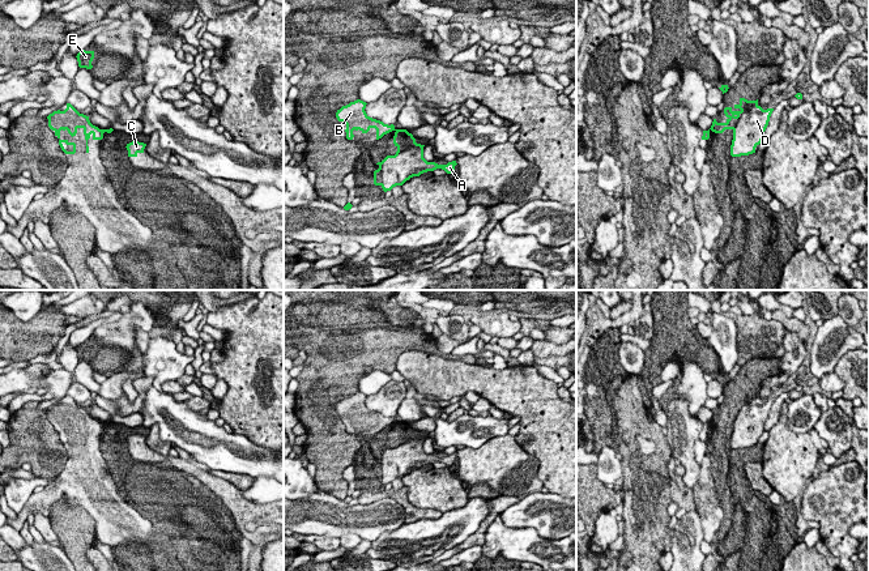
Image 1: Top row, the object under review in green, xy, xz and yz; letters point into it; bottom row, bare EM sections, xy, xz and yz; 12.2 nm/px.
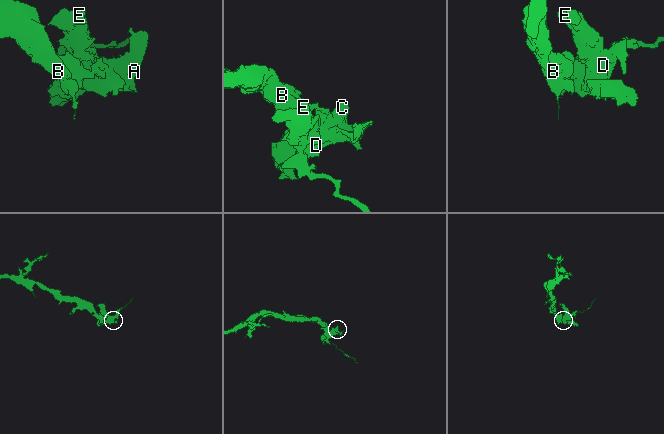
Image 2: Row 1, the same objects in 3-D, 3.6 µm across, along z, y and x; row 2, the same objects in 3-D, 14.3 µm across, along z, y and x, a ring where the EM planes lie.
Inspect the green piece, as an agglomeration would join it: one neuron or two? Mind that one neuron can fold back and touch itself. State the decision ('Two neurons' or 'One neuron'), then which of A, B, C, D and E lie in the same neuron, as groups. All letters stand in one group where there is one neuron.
Two neurons. Groups: A C D E / B

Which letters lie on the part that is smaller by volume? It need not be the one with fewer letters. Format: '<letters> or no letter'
A, C, D, E

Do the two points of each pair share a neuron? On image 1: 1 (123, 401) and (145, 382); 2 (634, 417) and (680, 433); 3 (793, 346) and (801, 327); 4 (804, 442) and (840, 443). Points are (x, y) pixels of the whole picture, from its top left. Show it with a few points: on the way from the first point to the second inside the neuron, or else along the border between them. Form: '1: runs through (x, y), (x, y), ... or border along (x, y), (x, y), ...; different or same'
1: runs through (131, 404), (141, 396), (141, 390); same
2: border along (665, 437), (673, 456); different
3: border along (786, 328), (795, 332), (804, 342); different
4: border along (813, 429), (829, 446); different

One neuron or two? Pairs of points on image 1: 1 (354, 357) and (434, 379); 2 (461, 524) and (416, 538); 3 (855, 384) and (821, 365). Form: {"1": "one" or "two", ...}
{"1": "two", "2": "one", "3": "two"}

